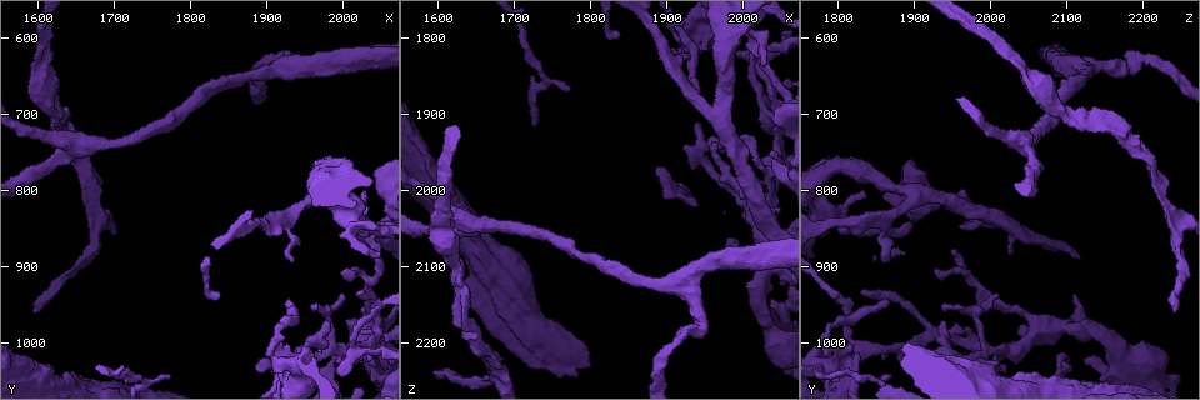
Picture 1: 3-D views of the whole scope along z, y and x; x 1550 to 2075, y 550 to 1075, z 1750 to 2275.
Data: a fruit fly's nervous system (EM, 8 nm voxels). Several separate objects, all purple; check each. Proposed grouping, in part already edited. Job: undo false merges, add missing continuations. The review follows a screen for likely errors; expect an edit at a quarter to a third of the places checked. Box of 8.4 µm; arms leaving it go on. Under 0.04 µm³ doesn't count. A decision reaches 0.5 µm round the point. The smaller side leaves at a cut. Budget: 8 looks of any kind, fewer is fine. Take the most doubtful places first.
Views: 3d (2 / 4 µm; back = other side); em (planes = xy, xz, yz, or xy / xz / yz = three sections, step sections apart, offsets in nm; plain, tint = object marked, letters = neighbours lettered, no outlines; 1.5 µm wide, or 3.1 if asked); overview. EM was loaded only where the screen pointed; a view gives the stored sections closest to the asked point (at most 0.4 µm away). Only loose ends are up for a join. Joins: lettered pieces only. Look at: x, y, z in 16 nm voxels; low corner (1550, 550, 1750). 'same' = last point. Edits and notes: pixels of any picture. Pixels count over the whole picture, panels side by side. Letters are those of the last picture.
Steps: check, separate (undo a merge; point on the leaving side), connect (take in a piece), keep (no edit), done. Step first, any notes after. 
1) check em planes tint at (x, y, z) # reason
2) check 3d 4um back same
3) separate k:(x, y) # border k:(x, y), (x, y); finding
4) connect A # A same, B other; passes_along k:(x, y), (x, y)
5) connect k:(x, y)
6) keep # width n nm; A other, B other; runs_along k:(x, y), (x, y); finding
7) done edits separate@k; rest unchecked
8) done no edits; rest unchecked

check 3d 2um at (1930, 950, 1865)

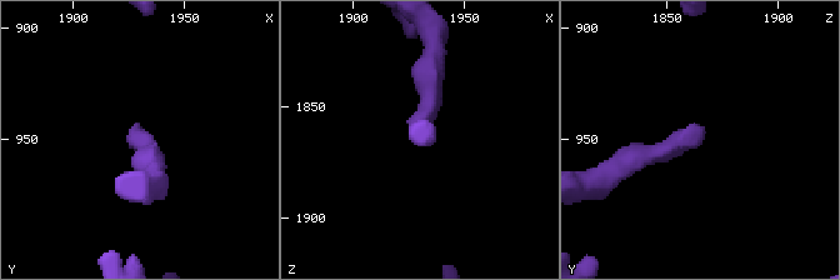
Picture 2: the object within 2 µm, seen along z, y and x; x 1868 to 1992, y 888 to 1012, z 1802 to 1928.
check em planes letters at (1930, 945, 1866) # now the EM

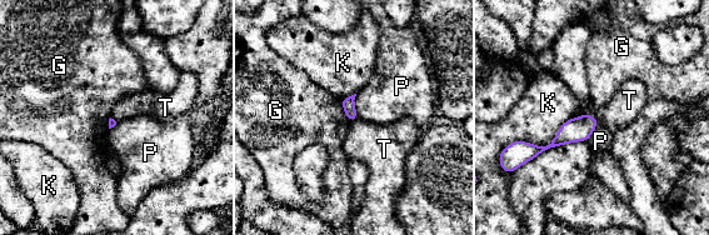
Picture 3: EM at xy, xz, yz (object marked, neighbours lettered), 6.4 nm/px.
keep # G other, K other, P other, T other; none of them fits

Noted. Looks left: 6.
check 3d 4um at (2000, 1045, 1820) # branch stops here

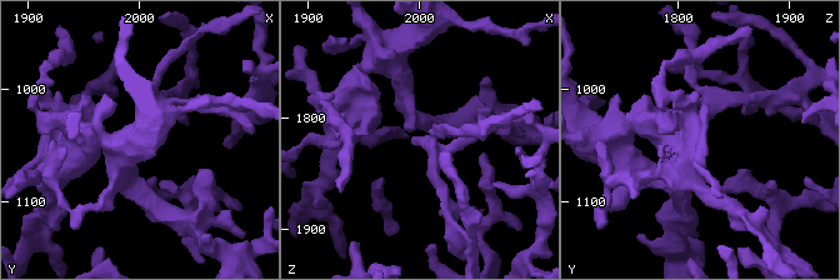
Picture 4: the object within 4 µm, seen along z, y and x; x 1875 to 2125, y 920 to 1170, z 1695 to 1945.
check em planes letters same # now the EM

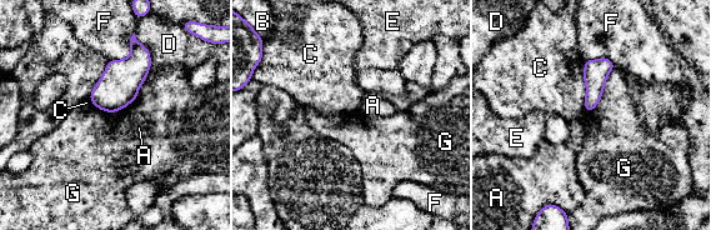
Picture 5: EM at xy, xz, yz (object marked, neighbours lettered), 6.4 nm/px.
keep # width 100 nm; A other, B other, C other, D other, E other, F other, G other; border 5:(149, 73), (124, 108), (93, 104); none of them fits

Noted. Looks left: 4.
check em xy step 4 letters at (1685, 835, 2240)

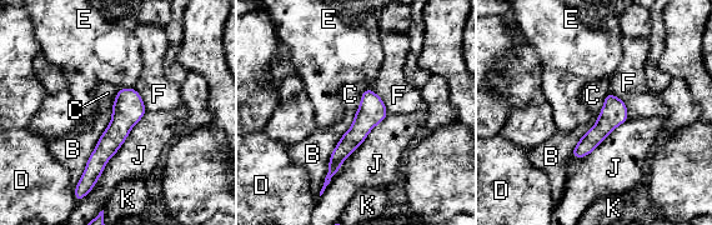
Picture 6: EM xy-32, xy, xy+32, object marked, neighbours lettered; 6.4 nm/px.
keep # B other, C other, D other, E other, F other, J other, K other; one neuron here

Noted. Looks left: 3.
done no edits; rest unchecked

